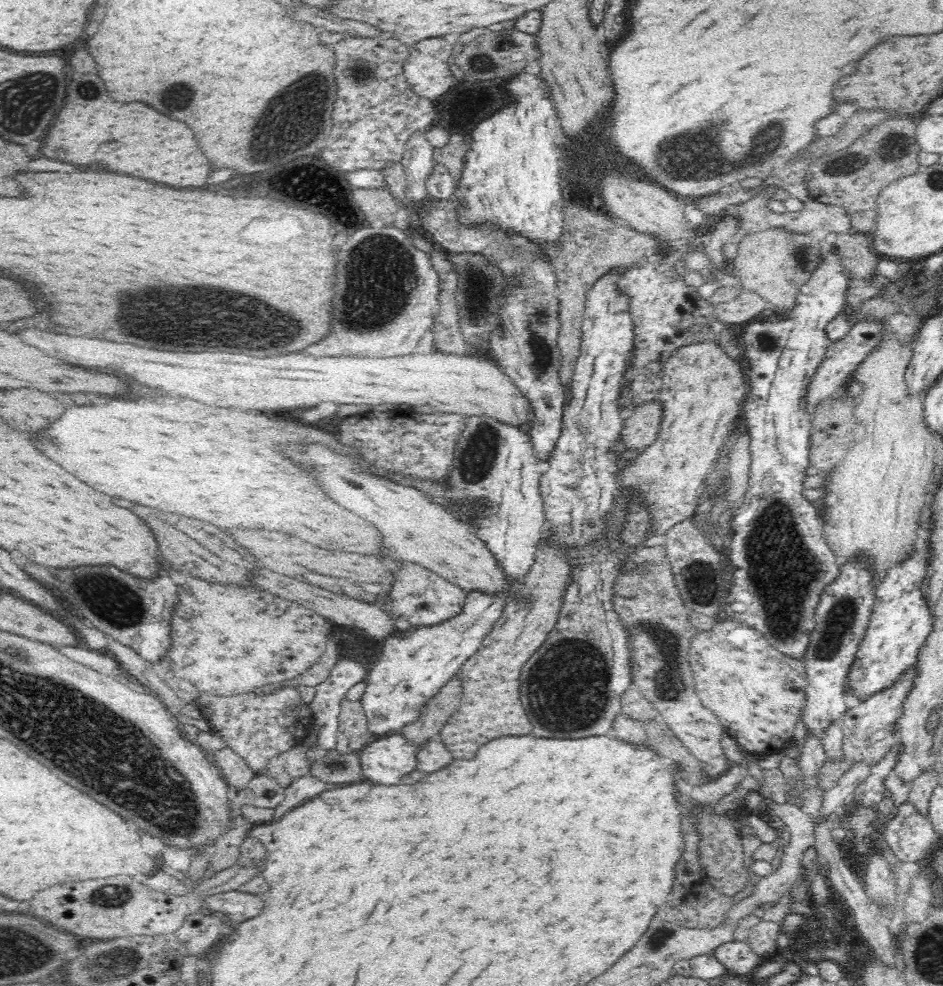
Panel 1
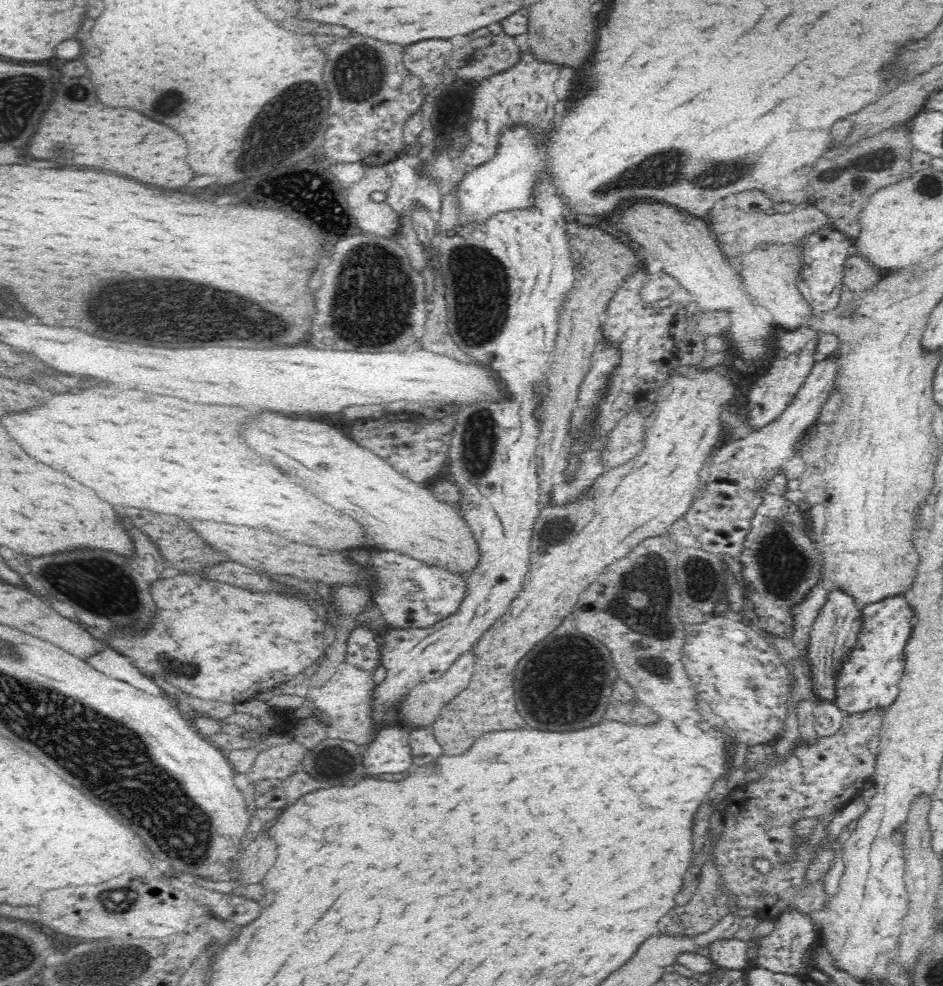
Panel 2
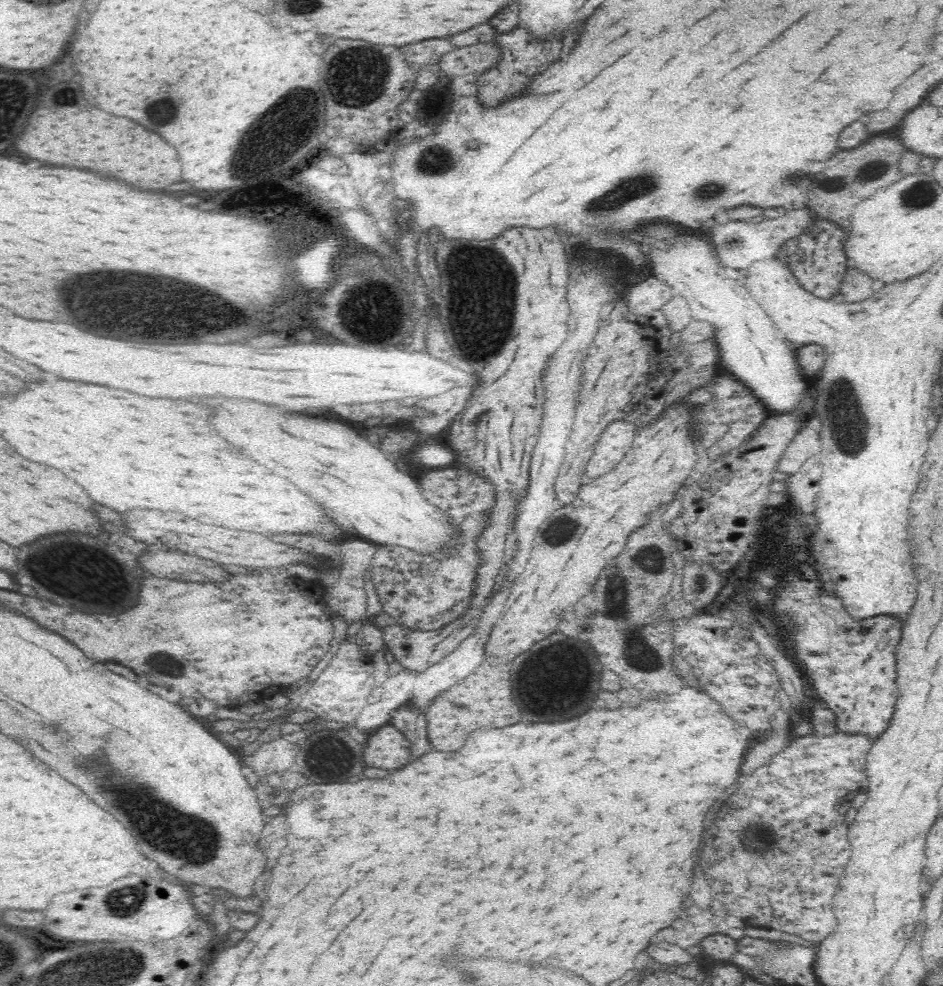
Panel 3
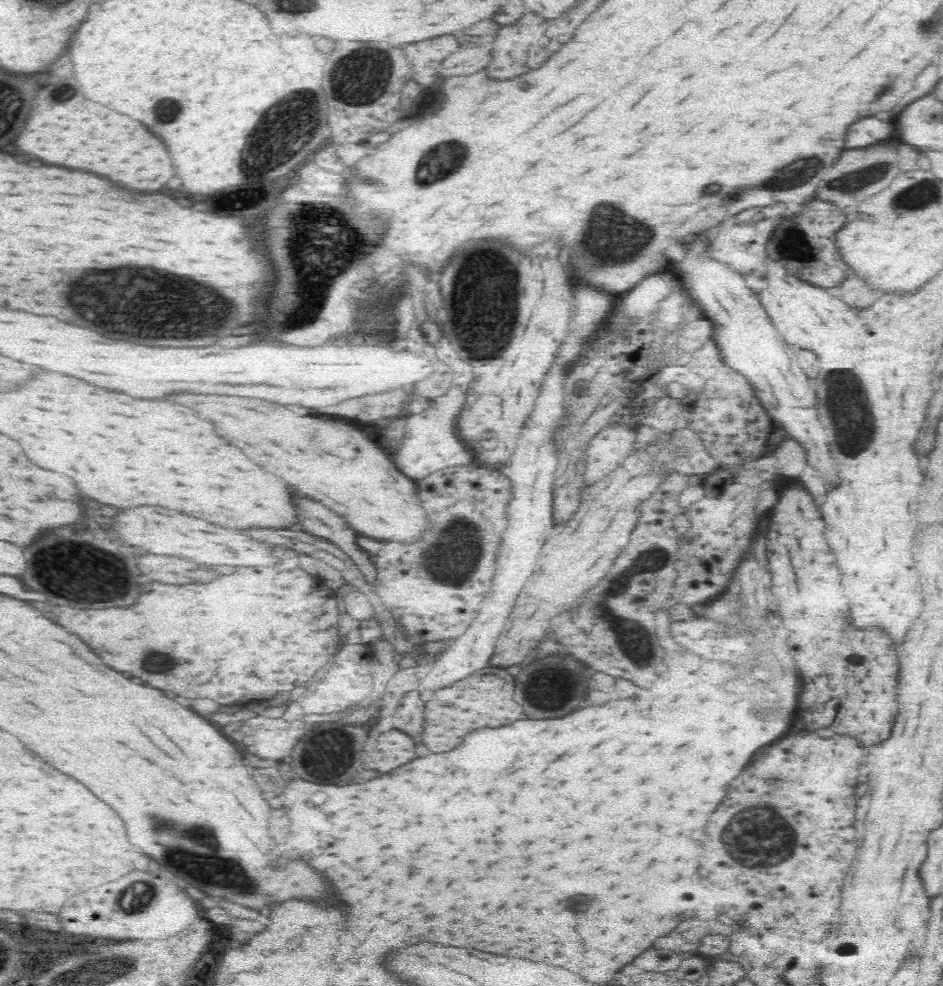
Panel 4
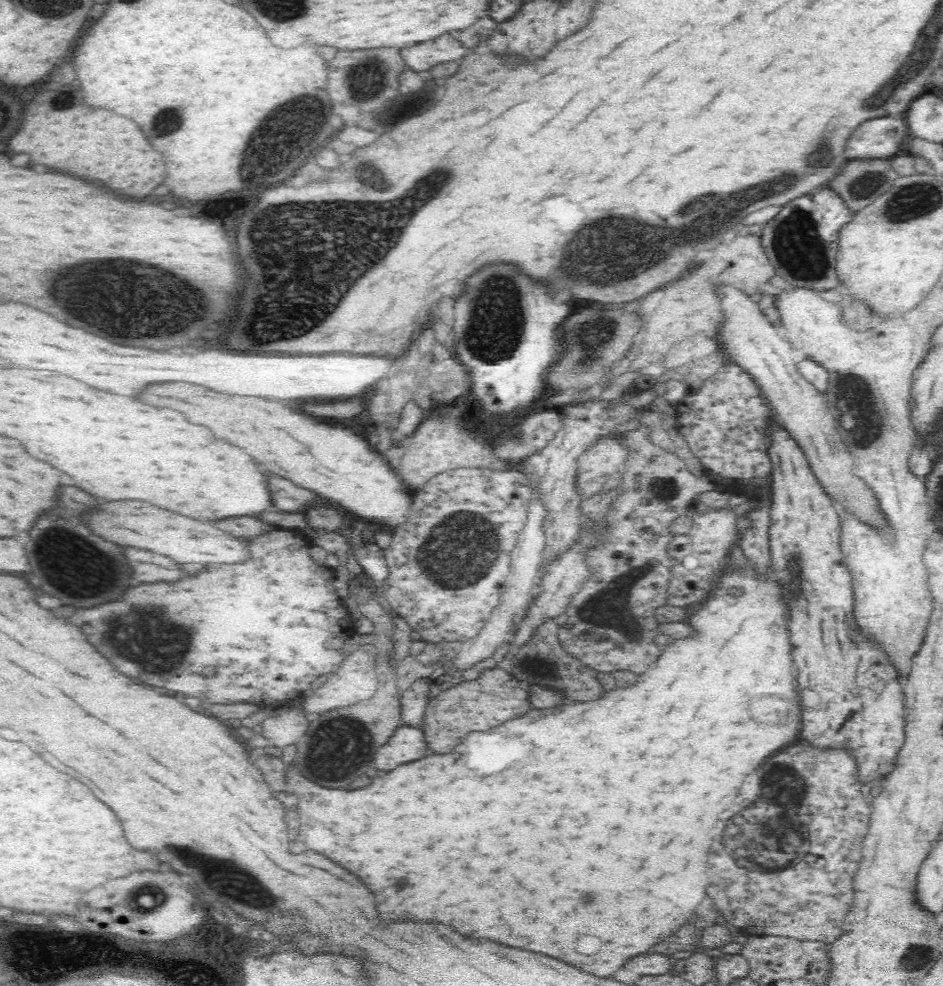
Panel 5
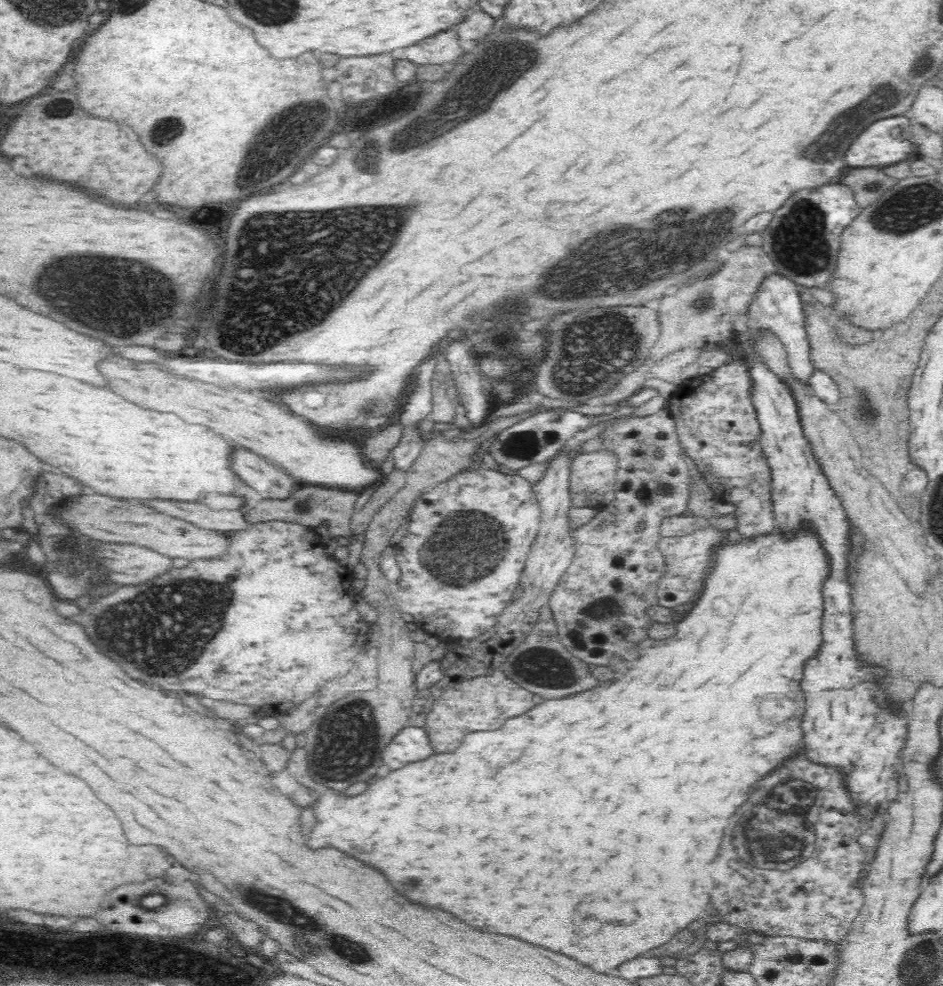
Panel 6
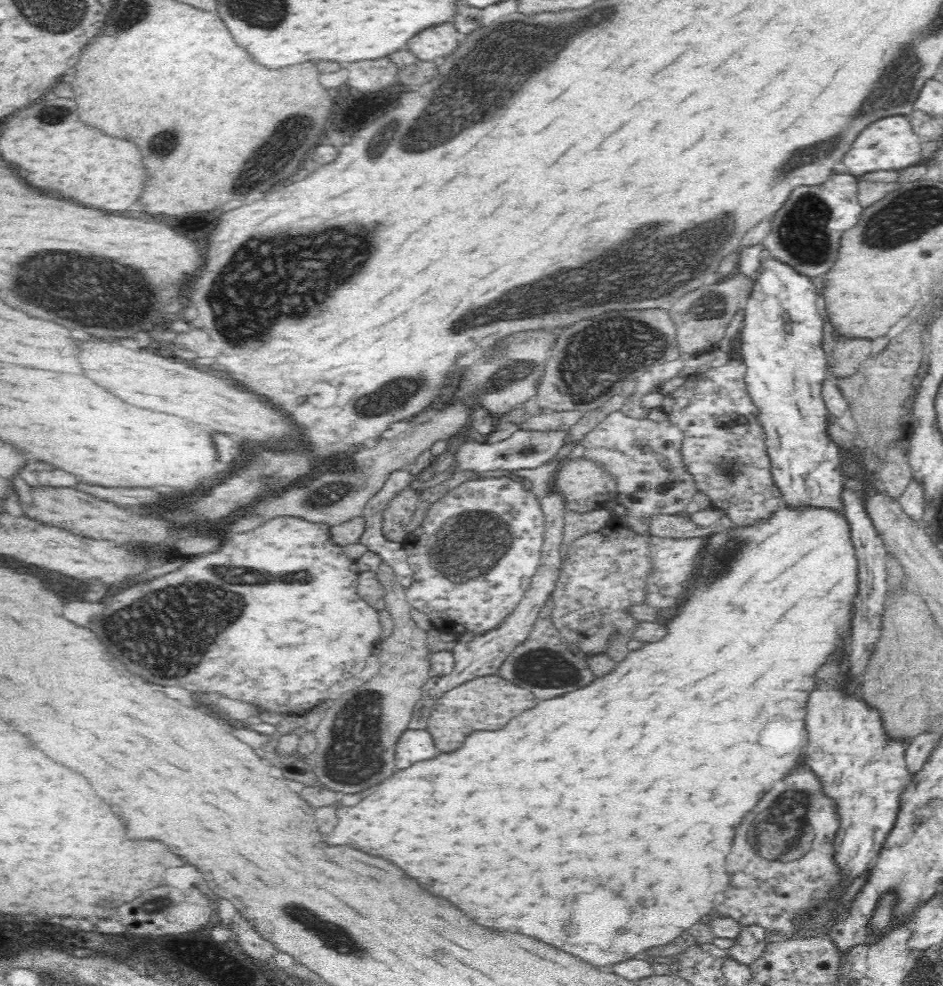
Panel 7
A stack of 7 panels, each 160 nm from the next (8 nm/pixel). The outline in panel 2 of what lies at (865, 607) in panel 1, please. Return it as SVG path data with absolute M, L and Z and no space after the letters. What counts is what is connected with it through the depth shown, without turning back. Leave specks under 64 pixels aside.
M830 588L828 600L822 605L820 616L814 621L809 634L809 653L807 658L811 662L811 681L813 684L813 694L819 698L832 700L834 698L834 688L837 682L837 674L842 668L842 663L846 656L852 651L856 638L862 628L863 611L856 607L854 597L840 591L840 589Z

